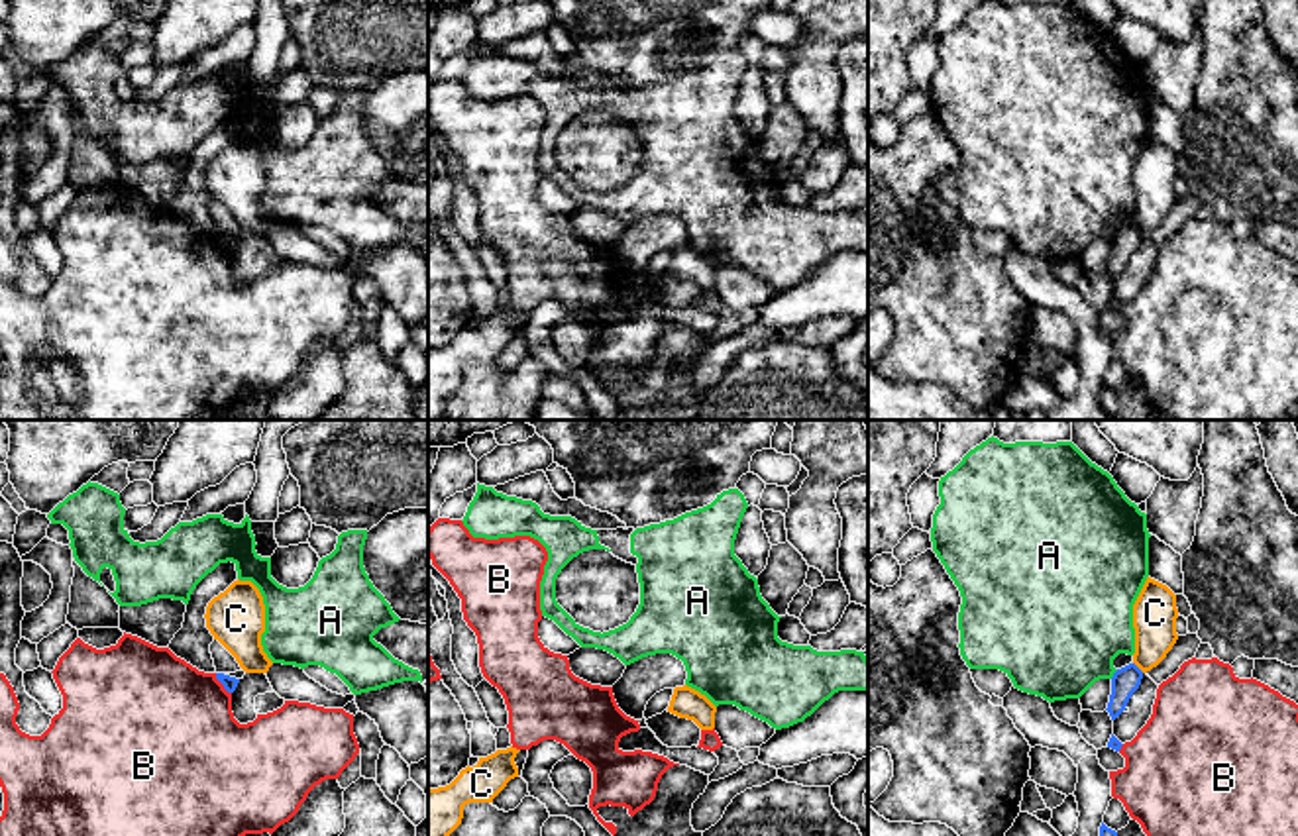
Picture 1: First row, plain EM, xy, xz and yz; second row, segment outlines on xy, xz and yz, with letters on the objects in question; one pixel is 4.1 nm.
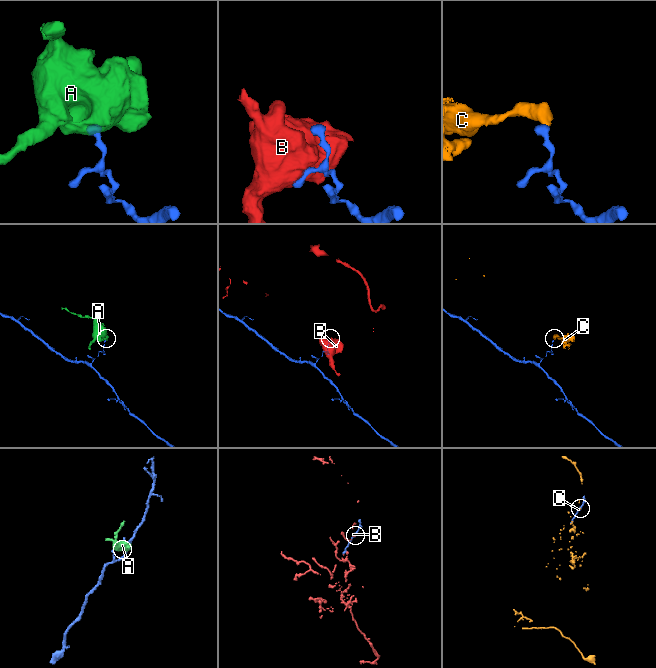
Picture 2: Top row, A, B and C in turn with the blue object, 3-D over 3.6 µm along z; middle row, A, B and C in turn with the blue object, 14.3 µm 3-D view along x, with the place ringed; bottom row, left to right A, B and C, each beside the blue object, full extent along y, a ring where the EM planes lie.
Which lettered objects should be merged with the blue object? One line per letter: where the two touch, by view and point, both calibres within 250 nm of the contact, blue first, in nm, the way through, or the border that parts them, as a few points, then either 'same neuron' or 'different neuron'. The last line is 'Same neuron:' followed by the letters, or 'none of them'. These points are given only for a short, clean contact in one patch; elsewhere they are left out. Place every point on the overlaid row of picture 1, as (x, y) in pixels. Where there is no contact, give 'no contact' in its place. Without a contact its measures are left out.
A: contact yz (1114, 674); calibres 110 and 440 nm; border yz (1118, 670), (1110, 678); different neuron
B: contact xy (220, 681); calibres 60 and 480 nm; different neuron
C: contact yz (1137, 668); calibres 110 and 180 nm; border yz (1134, 662), (1143, 672); different neuron
Same neuron: none of them

